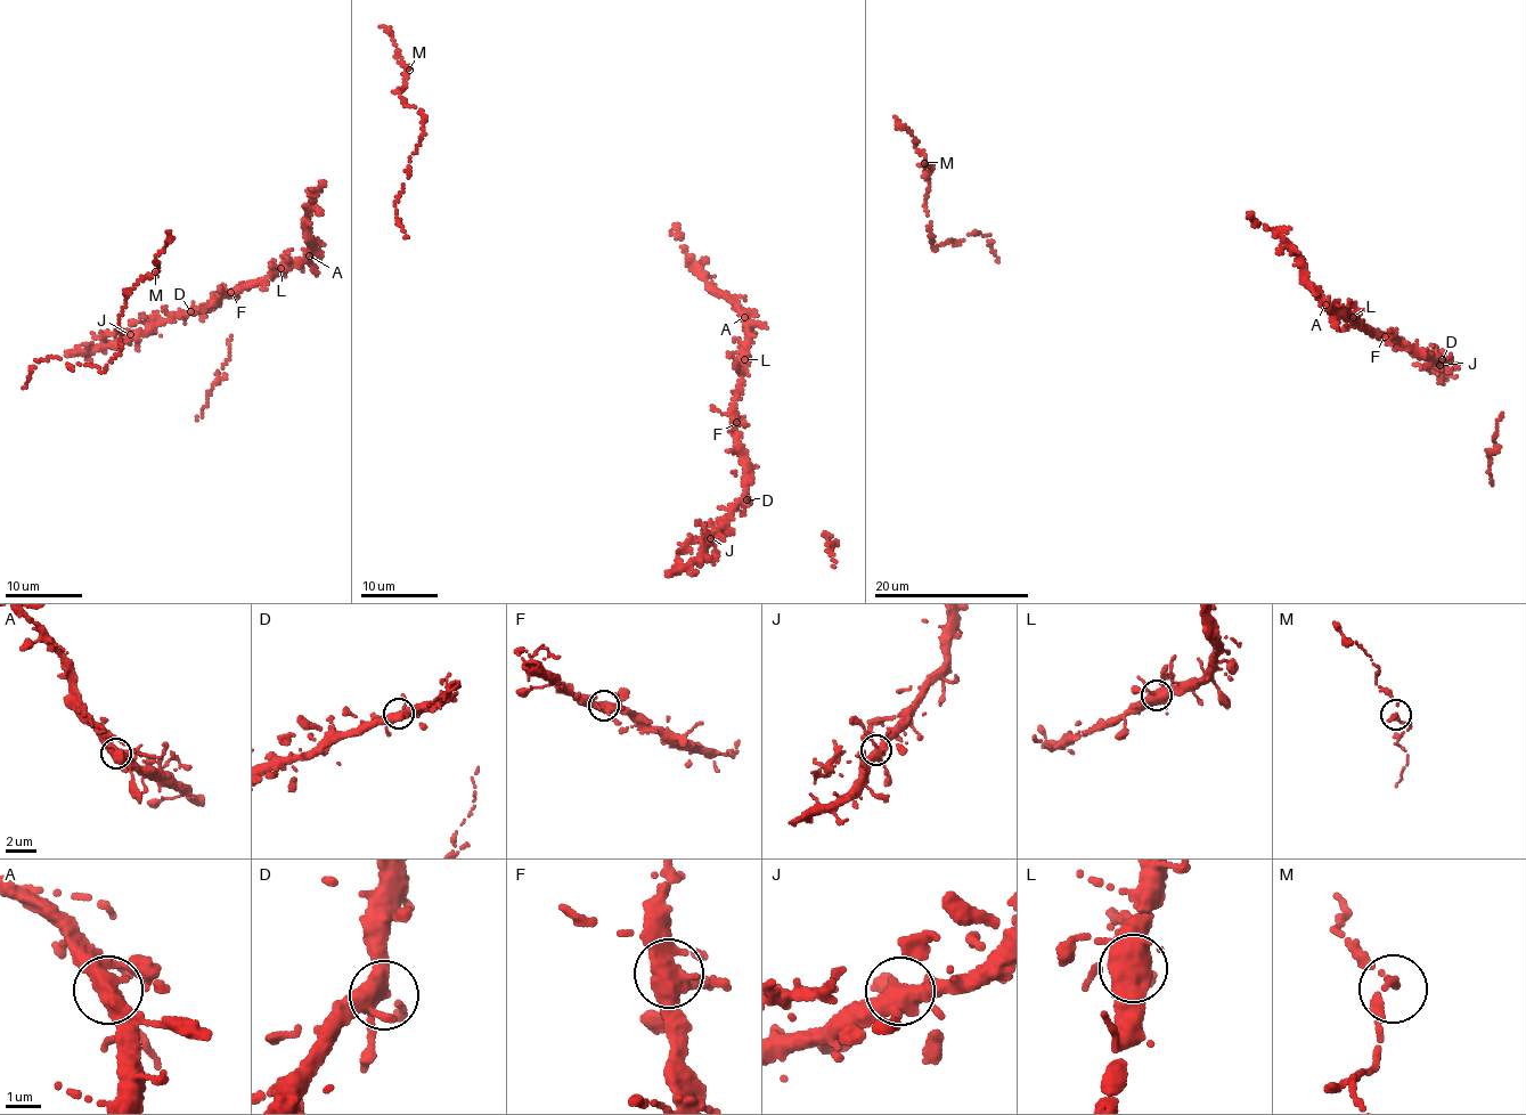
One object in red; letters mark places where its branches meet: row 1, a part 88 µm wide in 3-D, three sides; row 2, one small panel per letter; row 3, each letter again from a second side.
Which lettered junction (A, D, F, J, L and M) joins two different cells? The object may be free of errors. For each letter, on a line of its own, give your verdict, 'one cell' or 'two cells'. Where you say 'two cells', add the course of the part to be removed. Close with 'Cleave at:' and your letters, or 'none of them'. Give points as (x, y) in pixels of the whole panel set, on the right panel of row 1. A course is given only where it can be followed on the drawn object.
A: one cell
D: one cell
F: one cell
J: one cell
L: one cell
M: one cell
Cleave at: none of them

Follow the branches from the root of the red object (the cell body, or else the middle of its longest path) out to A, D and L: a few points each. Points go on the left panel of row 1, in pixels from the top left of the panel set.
A: (311, 189), (316, 195), (310, 196), (311, 210), (305, 222), (305, 239), (311, 246), (309, 255)
D: (311, 189), (316, 195), (305, 222), (311, 246), (302, 261), (190, 311)
L: (311, 189), (316, 195), (310, 196), (311, 210), (305, 222), (305, 239), (311, 246), (302, 261), (280, 268)

